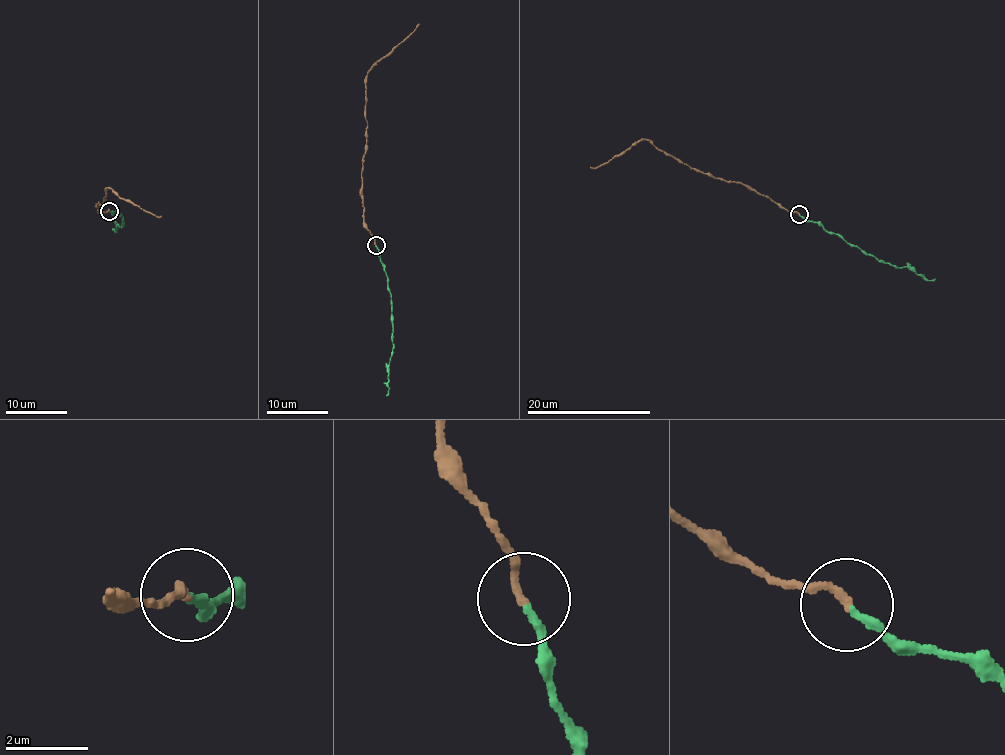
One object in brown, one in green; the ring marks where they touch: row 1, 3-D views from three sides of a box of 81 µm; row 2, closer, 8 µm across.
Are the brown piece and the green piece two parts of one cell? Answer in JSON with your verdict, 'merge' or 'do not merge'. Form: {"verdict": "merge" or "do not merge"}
{"verdict": "merge"}

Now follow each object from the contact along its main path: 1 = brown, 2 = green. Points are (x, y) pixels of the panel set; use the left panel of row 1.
1: (109, 211), (98, 209), (98, 203), (99, 206), (104, 204), (106, 189), (144, 211), (162, 217)
2: (109, 211), (115, 211), (123, 218), (123, 226), (118, 227), (118, 224), (116, 231), (114, 228)

